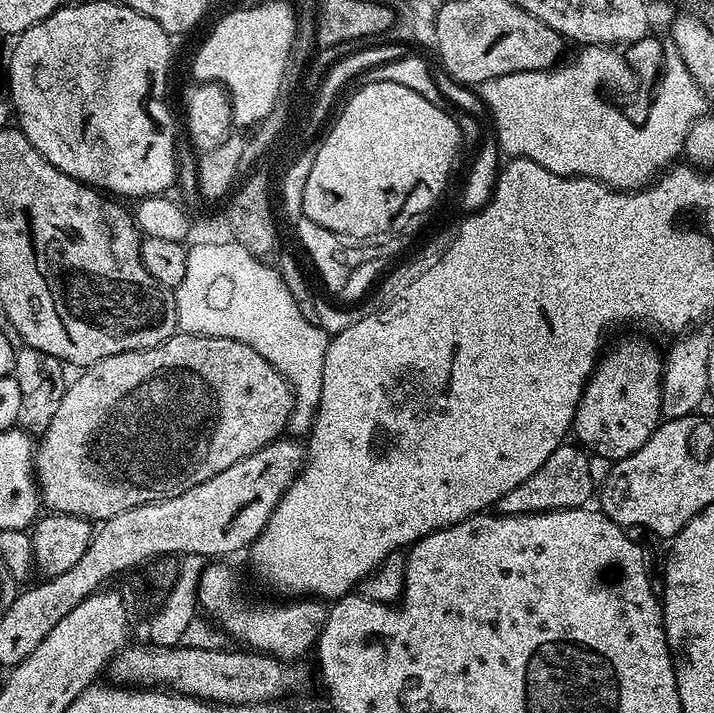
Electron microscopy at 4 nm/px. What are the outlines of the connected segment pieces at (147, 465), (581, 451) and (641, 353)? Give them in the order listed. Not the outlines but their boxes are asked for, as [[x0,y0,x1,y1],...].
[[34,331,292,522],[494,442,594,516],[572,340,664,462]]

